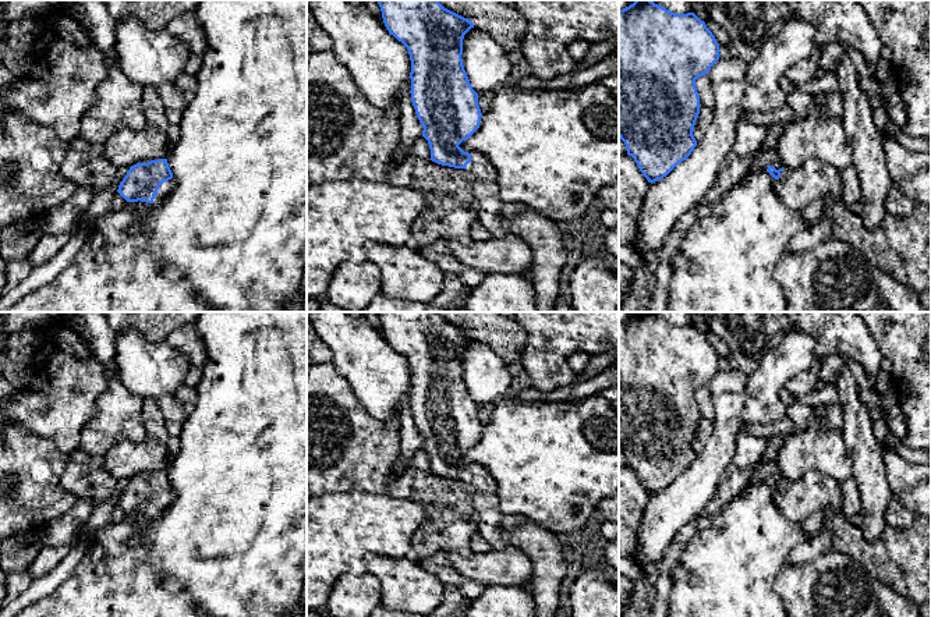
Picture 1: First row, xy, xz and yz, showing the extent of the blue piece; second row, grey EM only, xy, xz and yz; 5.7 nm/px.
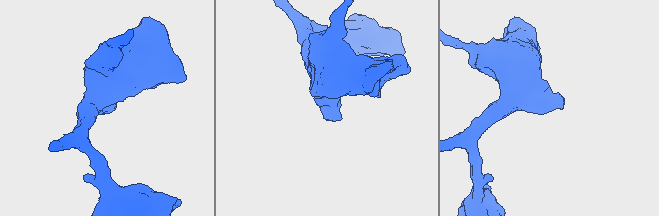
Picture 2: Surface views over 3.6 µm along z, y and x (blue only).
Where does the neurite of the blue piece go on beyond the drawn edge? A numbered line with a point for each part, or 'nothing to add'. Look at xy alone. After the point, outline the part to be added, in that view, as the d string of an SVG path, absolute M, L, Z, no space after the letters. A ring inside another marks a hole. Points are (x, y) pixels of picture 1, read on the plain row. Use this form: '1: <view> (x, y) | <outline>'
1: xy (165, 502) | M173 492L164 493L164 494L159 499L157 506L156 506L156 508L155 508L155 511L153 511L152 515L153 515L153 517L162 515L162 514L170 507L173 499L174 499L174 493L173 493Z

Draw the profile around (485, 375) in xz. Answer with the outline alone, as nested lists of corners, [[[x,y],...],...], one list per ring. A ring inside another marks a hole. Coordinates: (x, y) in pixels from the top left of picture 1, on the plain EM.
[[[475,338],[464,347],[461,370],[468,393],[477,405],[498,404],[517,384],[506,369],[506,361]]]

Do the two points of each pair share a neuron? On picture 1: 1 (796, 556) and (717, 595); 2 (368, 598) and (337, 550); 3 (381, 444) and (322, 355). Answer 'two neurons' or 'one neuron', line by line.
1: two neurons
2: two neurons
3: two neurons

